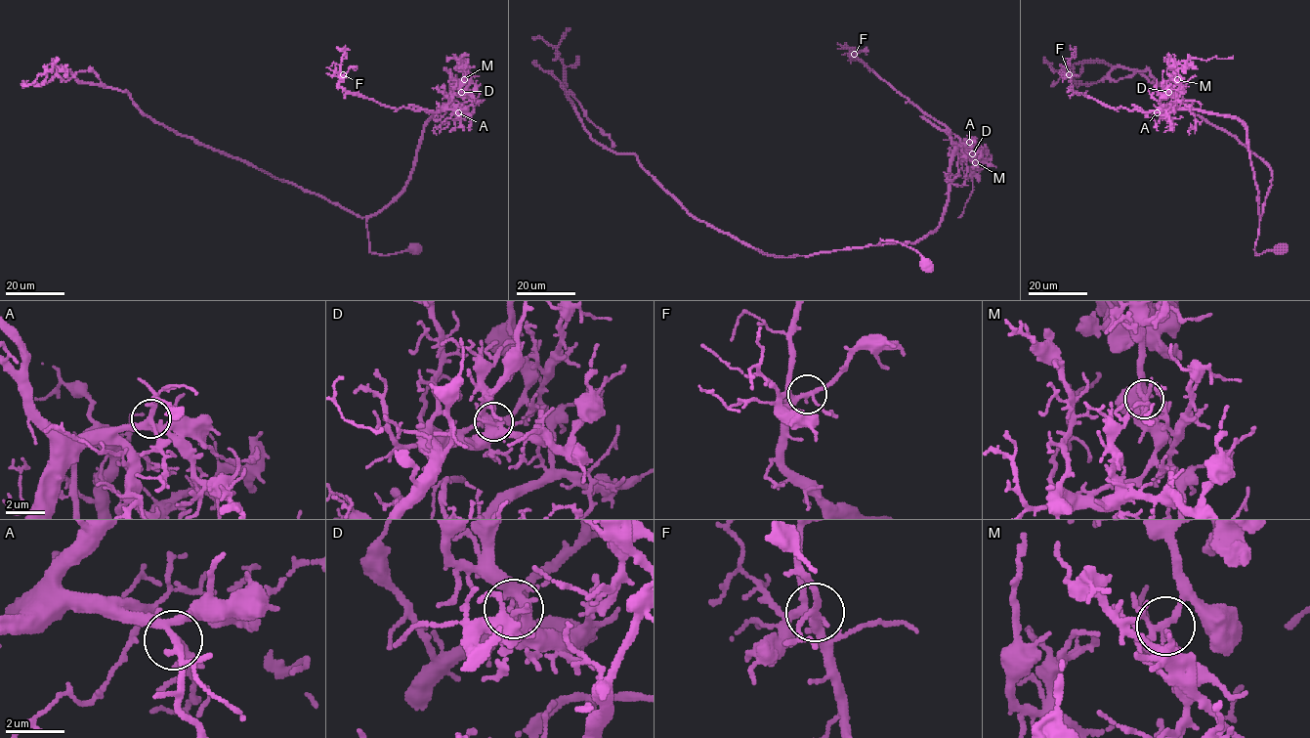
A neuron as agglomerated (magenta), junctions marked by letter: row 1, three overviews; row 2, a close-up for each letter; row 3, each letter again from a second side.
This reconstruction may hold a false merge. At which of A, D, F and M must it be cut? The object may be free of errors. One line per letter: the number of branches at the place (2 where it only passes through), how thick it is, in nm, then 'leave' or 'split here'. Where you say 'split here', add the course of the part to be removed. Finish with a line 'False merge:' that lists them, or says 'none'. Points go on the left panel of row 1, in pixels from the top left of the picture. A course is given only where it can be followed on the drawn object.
A: 4 | 280 nm | leave
D: 4 | 200 nm | leave
F: 4 | 240 nm | leave
M: 4 | 180 nm | split here | (464, 79), (464, 69), (458, 63), (461, 59), (446, 56)
False merge: M

